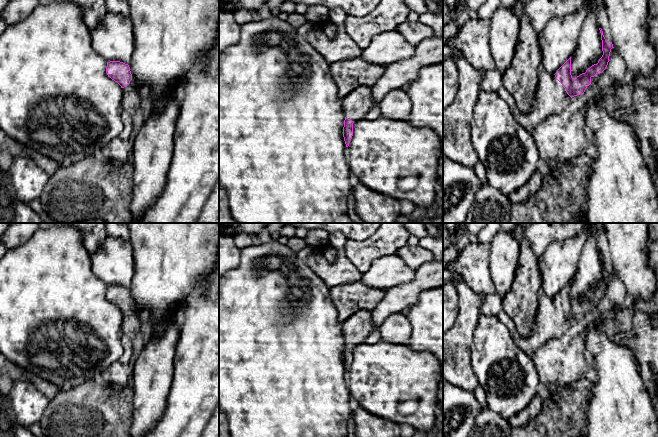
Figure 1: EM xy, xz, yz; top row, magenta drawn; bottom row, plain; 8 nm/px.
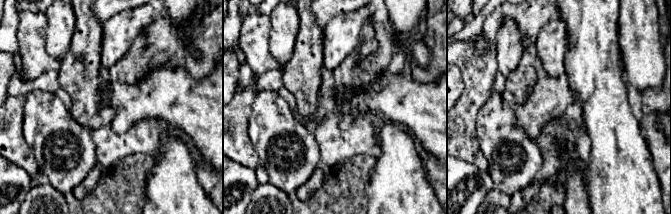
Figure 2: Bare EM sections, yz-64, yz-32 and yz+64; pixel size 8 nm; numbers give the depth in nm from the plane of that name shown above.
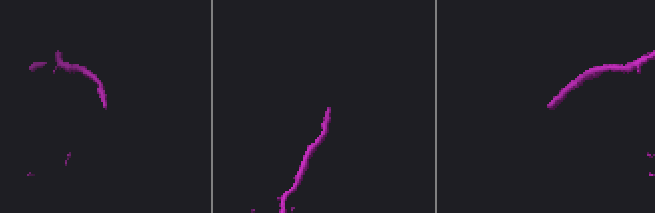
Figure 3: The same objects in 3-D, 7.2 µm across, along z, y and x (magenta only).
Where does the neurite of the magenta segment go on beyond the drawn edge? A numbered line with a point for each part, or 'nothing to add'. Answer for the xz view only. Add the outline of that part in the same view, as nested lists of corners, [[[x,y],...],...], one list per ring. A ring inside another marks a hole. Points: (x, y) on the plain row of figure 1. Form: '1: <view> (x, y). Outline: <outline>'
1: xz (355, 329). Outline: [[[359,310],[341,323],[346,342],[353,346],[360,345],[374,330],[372,314],[368,310]]]

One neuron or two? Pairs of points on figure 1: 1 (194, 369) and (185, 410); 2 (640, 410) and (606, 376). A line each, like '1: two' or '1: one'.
1: one
2: one

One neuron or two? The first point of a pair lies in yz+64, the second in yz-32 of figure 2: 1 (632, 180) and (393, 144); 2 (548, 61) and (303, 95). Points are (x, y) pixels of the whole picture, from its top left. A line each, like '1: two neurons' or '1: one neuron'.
1: one neuron
2: two neurons

